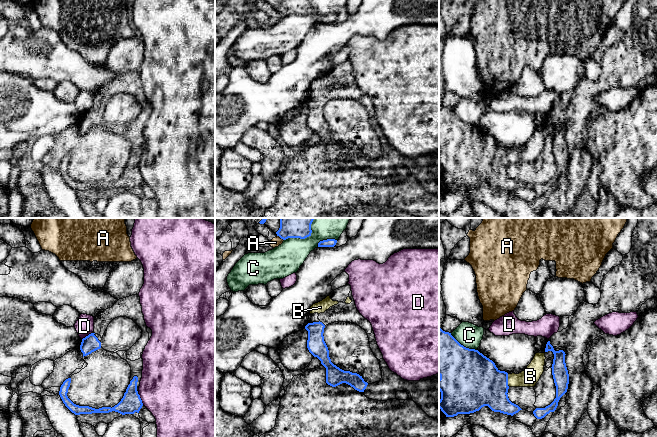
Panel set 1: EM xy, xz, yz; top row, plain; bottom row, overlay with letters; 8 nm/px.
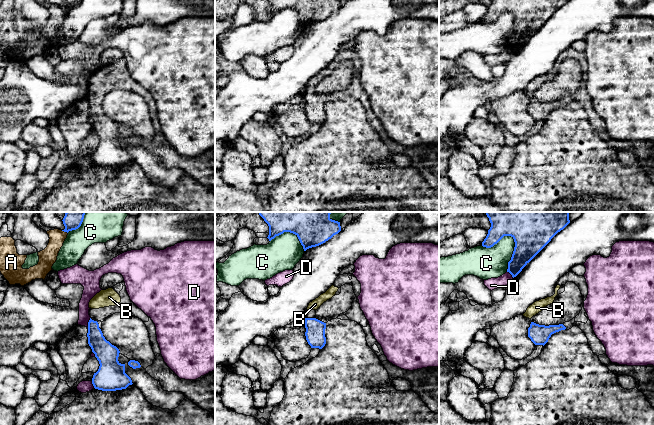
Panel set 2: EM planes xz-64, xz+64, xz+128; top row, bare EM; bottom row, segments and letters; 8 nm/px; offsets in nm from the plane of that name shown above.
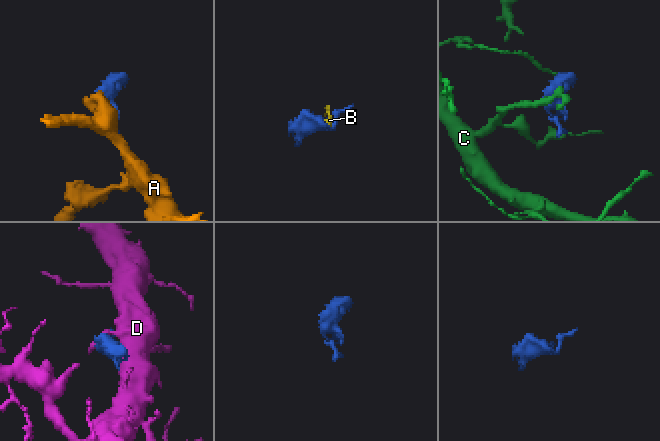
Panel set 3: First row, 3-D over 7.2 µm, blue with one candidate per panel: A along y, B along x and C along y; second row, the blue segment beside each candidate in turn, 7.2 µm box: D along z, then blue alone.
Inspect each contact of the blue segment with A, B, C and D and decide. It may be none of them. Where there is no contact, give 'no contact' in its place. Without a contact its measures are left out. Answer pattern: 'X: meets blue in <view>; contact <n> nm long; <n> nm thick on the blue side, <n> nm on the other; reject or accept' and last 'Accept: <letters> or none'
A: meets blue in xz; contact 70 nm long; 120 nm thick on the blue side, 80 nm on the other; reject
B: meets blue in yz; contact 110 nm long; 400 nm thick on the blue side, 150 nm on the other; accept
C: meets blue in xz; contact 260 nm long; 120 nm thick on the blue side, 260 nm on the other; reject
D: meets blue in xy; contact 110 nm long; 140 nm thick on the blue side, 150 nm on the other; reject
Accept: B

